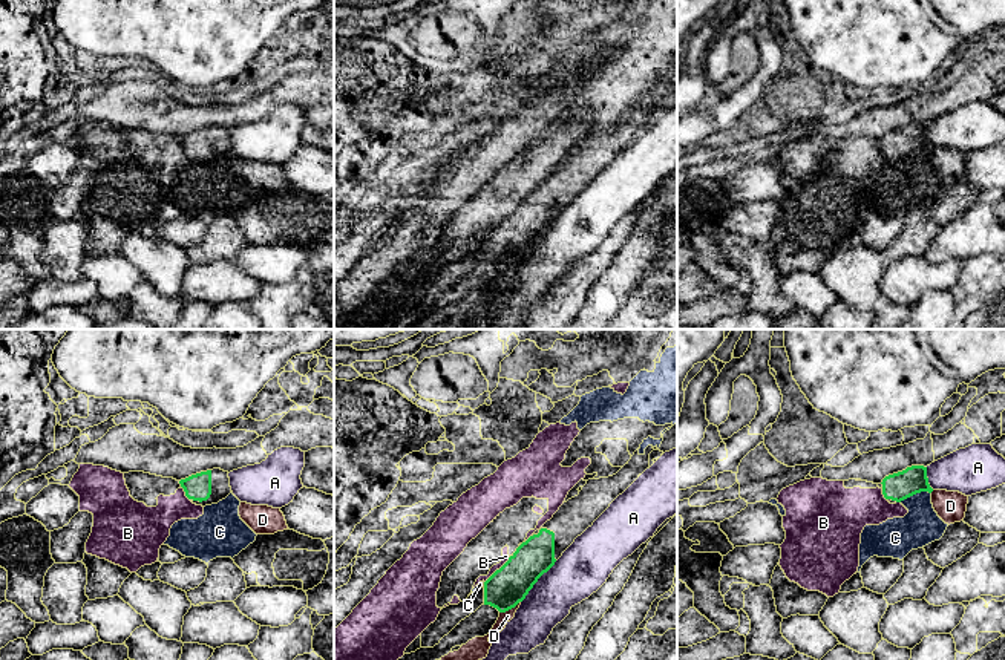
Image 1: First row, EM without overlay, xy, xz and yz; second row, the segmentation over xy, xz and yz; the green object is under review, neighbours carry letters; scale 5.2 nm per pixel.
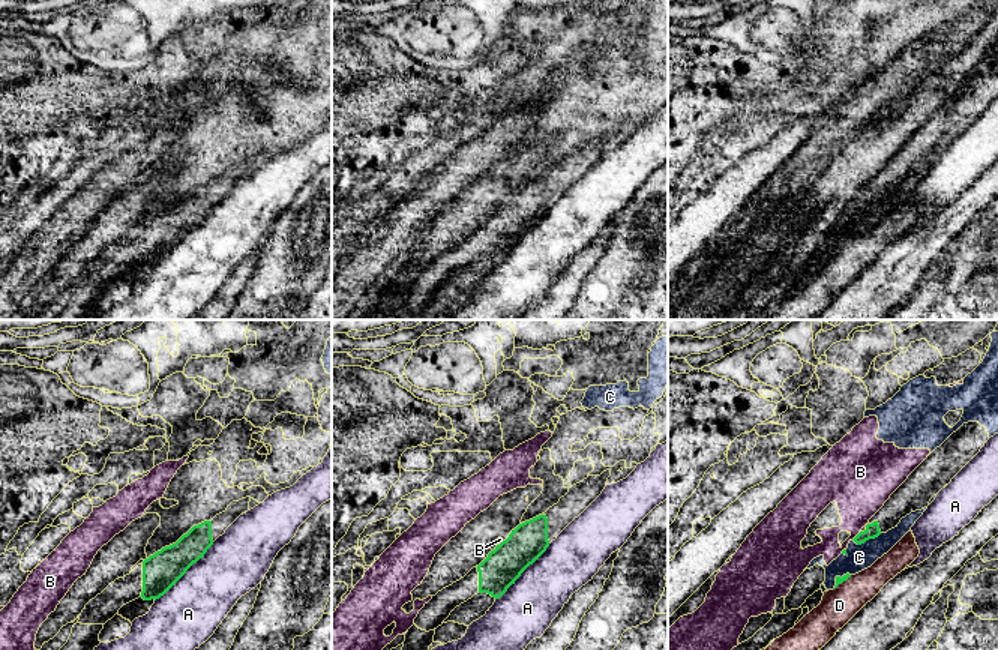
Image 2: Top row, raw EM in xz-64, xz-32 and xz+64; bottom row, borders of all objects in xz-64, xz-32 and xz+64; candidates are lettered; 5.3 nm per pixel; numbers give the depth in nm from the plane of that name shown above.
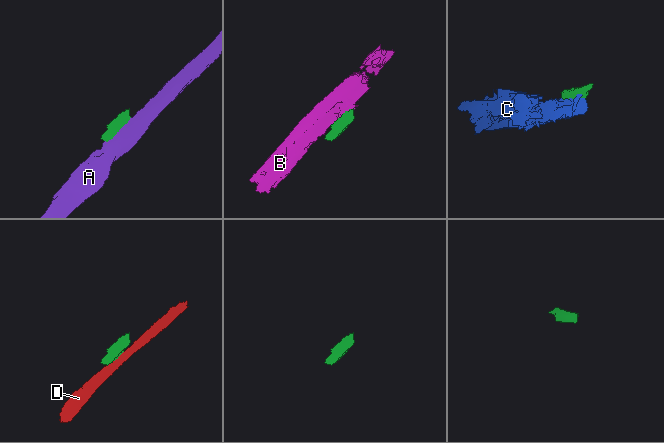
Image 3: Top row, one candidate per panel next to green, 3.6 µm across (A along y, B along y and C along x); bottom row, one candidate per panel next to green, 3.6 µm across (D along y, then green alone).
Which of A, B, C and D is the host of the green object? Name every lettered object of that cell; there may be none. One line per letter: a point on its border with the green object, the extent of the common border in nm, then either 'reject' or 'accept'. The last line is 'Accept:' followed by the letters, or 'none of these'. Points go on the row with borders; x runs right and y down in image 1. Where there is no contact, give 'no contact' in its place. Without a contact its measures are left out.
A: contact xz (536, 581); length 300 nm; reject
B: contact xz (497, 570); length 200 nm; reject
C: contact yz (915, 493); length 180 nm; reject
D: contact xz (509, 608); length 130 nm; reject
Accept: none of these

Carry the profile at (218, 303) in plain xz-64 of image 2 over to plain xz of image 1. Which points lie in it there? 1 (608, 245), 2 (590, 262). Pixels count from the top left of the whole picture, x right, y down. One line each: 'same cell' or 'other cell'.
1: same cell
2: same cell

